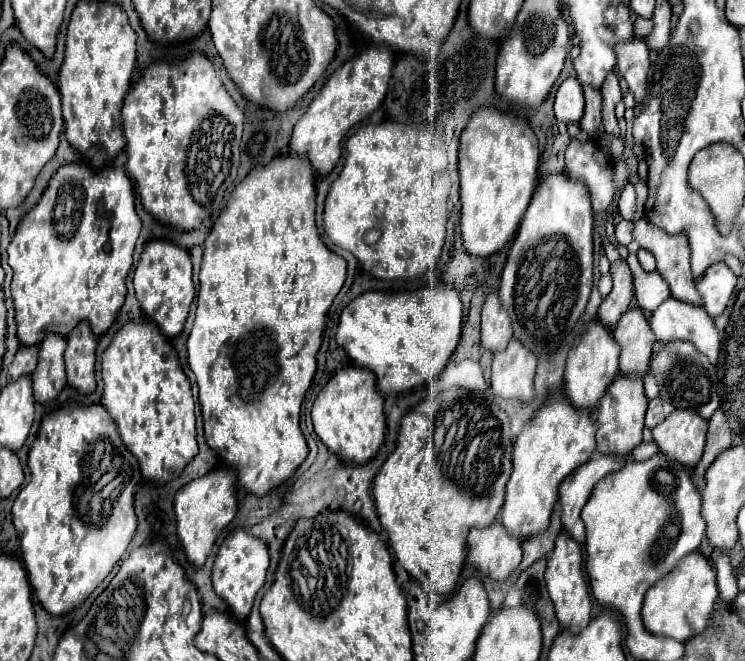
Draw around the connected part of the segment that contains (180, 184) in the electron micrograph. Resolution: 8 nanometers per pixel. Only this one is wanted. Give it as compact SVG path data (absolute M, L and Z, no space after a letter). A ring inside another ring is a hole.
M192 54L184 62L154 62L142 78L132 84L122 108L128 176L134 180L142 206L158 222L180 230L196 230L216 212L226 192L236 180L240 162L240 138L244 130L244 112L236 106L224 84L216 76L212 62L202 54Z

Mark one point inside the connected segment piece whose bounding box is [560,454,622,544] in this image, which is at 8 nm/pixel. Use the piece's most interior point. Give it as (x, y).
(576, 489)

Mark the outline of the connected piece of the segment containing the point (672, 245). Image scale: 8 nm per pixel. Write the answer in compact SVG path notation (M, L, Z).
M640 218L636 222L636 228L634 228L634 240L650 250L654 256L656 256L656 264L658 264L658 272L662 274L662 278L670 284L670 292L674 298L678 300L684 300L684 302L690 302L690 304L702 304L700 300L700 294L696 292L696 280L690 272L690 248L688 248L688 238L682 234L676 234L676 236L670 236L666 234L664 230L652 226L646 218Z

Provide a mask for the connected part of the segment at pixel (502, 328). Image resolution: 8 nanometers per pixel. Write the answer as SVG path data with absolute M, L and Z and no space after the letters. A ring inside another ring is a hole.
M492 292L482 308L482 346L490 352L500 352L512 338L510 316L502 310L498 294Z

